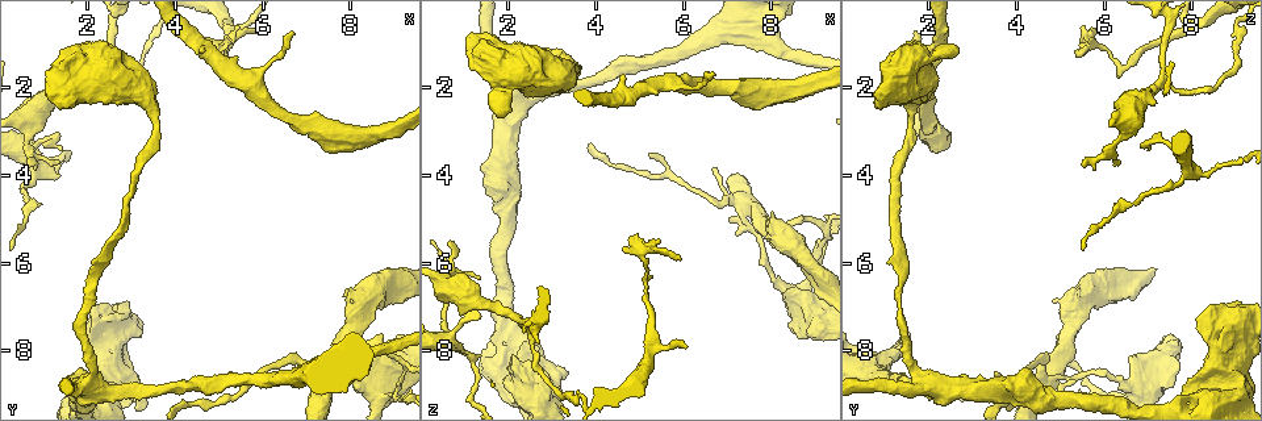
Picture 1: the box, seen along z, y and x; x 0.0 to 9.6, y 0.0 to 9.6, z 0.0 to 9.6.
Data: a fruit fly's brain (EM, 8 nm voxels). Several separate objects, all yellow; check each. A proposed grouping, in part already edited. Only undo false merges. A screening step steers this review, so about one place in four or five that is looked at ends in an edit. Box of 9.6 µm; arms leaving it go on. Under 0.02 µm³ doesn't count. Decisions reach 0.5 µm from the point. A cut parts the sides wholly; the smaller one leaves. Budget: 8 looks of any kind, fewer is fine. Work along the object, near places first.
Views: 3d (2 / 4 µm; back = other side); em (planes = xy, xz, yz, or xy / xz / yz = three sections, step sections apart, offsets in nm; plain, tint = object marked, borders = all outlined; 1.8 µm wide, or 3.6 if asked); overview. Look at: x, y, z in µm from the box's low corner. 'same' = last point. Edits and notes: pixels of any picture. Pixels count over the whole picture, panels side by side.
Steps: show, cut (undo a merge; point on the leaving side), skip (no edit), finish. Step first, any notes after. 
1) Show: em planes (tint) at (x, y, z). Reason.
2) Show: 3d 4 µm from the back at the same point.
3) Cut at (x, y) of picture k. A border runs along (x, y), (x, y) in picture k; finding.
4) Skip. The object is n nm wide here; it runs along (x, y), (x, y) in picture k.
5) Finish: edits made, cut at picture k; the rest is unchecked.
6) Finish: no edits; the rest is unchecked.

Show: em 3.6 µm planes (tint) at (5.20, 1.20, 5.95). Thick turns thin.

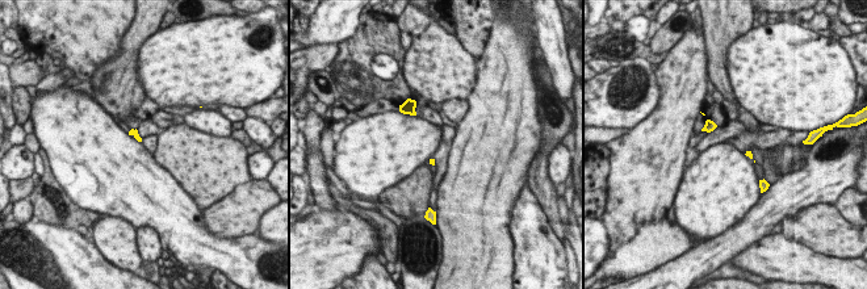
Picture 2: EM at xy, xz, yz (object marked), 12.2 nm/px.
Skip. One neuron here.

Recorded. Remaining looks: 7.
Show: 3d 4 µm at (5.20, 0.60, 8.10). Two arms in line, one across.

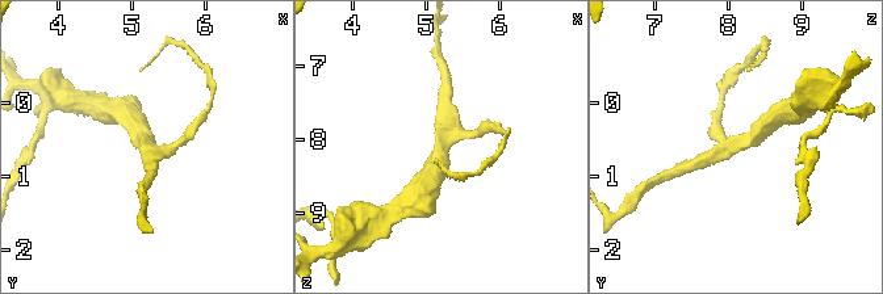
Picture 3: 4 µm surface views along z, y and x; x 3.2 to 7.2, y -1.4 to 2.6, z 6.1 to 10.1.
Show: em planes (plain) at (5.25, 0.65, 8.05). 3 arms meet here; now the EM.

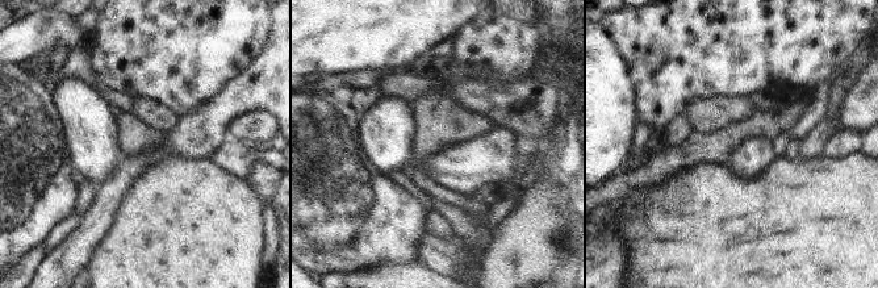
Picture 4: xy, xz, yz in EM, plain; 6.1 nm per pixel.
Show: em planes (borders) at the same point.

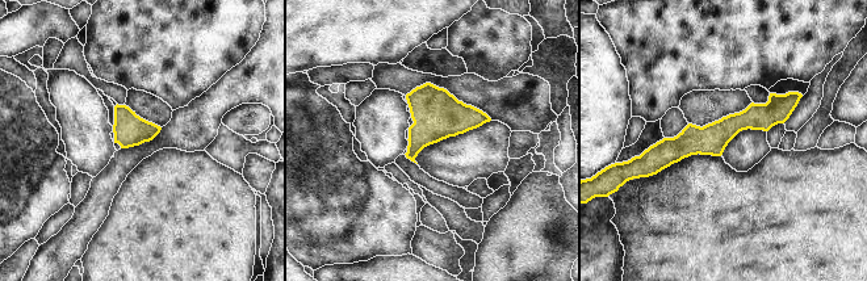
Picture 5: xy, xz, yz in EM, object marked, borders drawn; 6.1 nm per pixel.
Skip. Continuous, no second neuron.

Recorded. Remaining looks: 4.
Show: em xy step 16 (tint) at (1.15, 3.65, 9.05). Sharp bend.

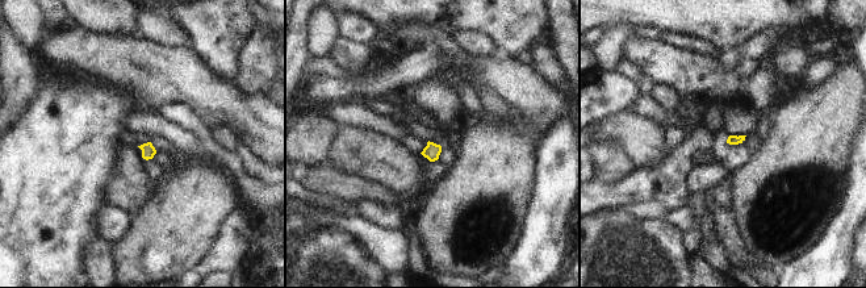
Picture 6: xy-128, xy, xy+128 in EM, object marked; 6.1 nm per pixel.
Show: em planes (tint) at the same point.

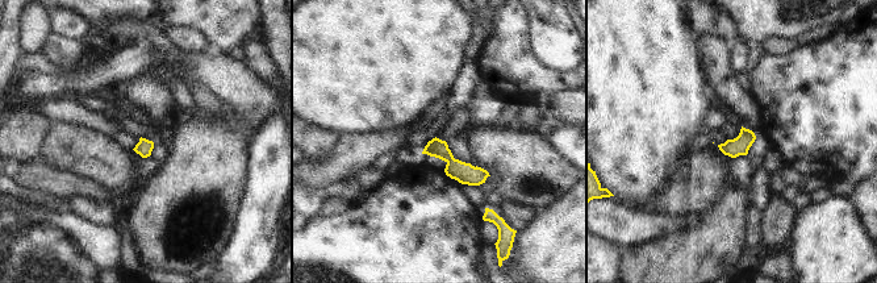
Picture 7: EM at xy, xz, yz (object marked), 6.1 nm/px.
Skip. It runs along (427, 149), (481, 179) in picture 7; all the same neuron.

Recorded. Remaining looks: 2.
Finish: no edits; the rest is unchecked.

